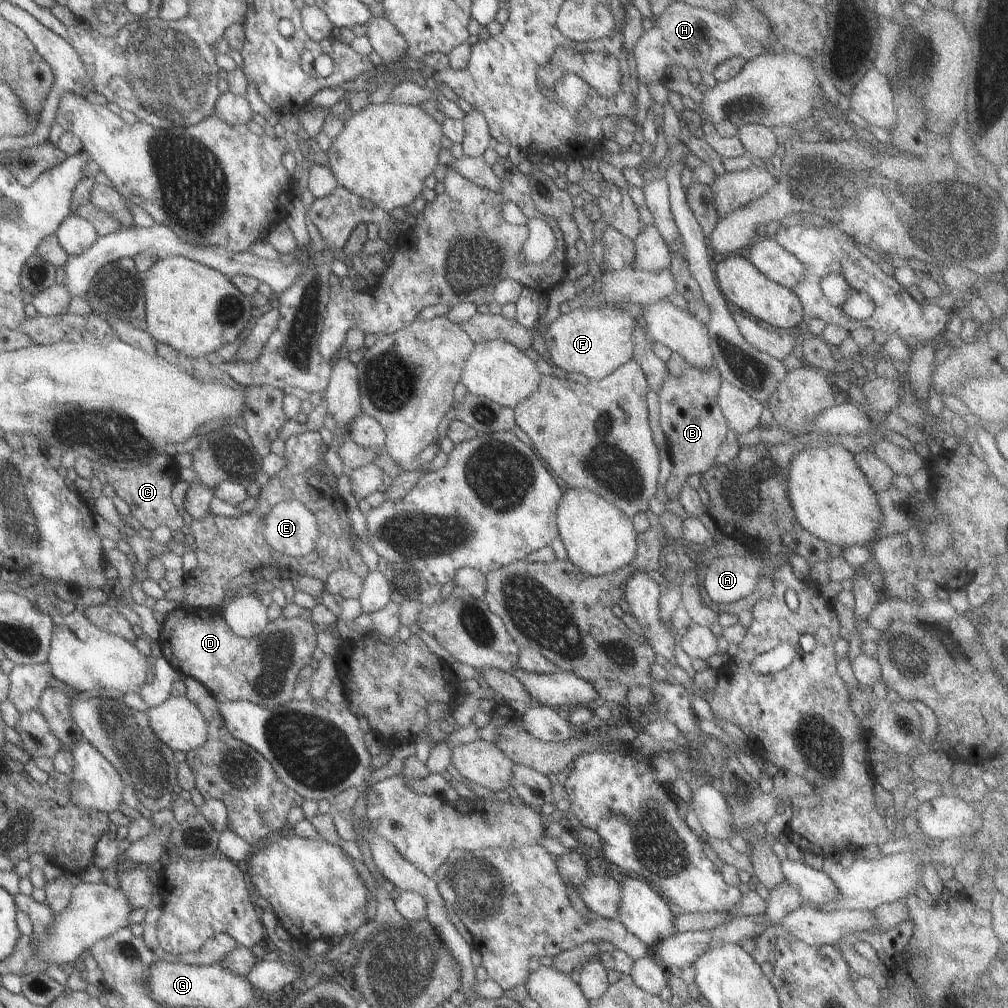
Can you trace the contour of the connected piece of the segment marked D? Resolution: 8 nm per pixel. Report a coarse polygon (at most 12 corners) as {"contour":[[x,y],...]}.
{"contour":[[174,608],[162,657],[217,701],[292,699],[316,647],[305,611],[257,636]]}

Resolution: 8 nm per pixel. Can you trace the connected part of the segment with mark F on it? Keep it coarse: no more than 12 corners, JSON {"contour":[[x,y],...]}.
{"contour":[[576,303],[541,334],[555,366],[602,379],[632,358],[636,320]]}

